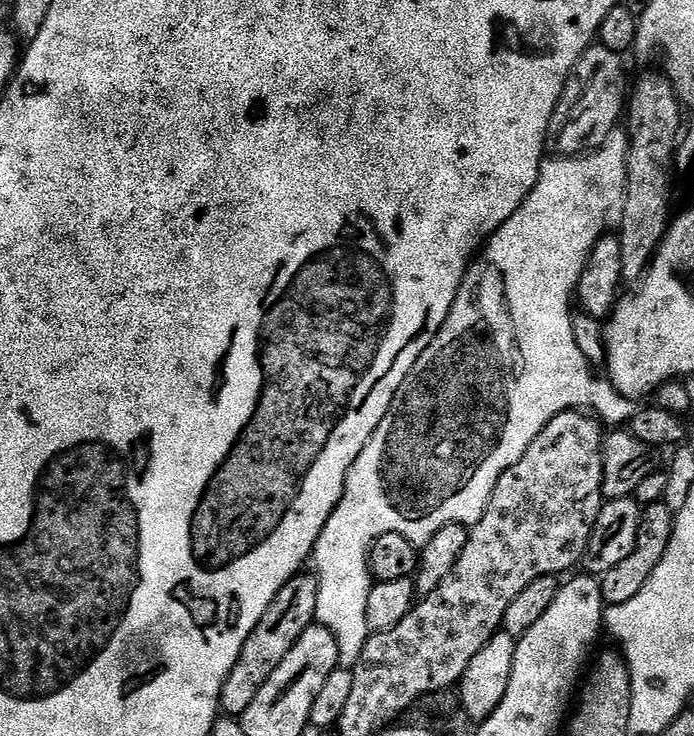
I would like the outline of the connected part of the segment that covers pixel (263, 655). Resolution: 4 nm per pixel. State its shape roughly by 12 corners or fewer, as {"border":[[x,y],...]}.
{"border":[[320,582],[282,586],[222,686],[239,718],[316,620]]}

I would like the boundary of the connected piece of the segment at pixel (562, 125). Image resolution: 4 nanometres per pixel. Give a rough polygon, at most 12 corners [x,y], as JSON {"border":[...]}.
{"border":[[593,43],[548,127],[553,157],[581,157],[617,131],[625,57]]}

